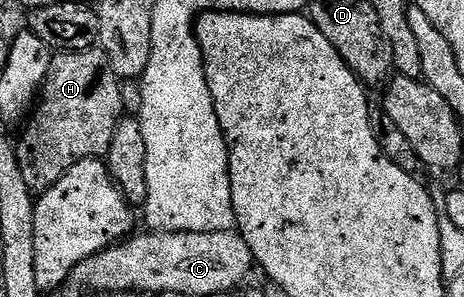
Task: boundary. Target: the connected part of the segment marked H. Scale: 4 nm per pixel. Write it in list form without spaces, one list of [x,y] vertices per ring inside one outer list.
[[[100,48],[52,55],[41,93],[24,123],[21,142],[19,138],[16,143],[23,180],[34,192],[54,186],[79,160],[108,155],[115,128],[123,117],[122,83]]]

